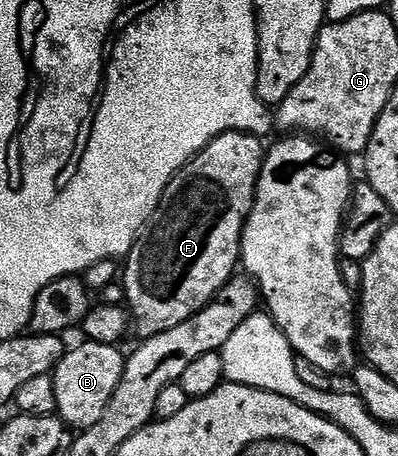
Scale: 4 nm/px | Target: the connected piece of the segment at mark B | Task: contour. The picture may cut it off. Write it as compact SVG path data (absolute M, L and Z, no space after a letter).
M83 340L76 350L68 349L53 371L57 388L57 414L68 426L82 432L101 420L117 384L121 384L125 354L118 345Z

